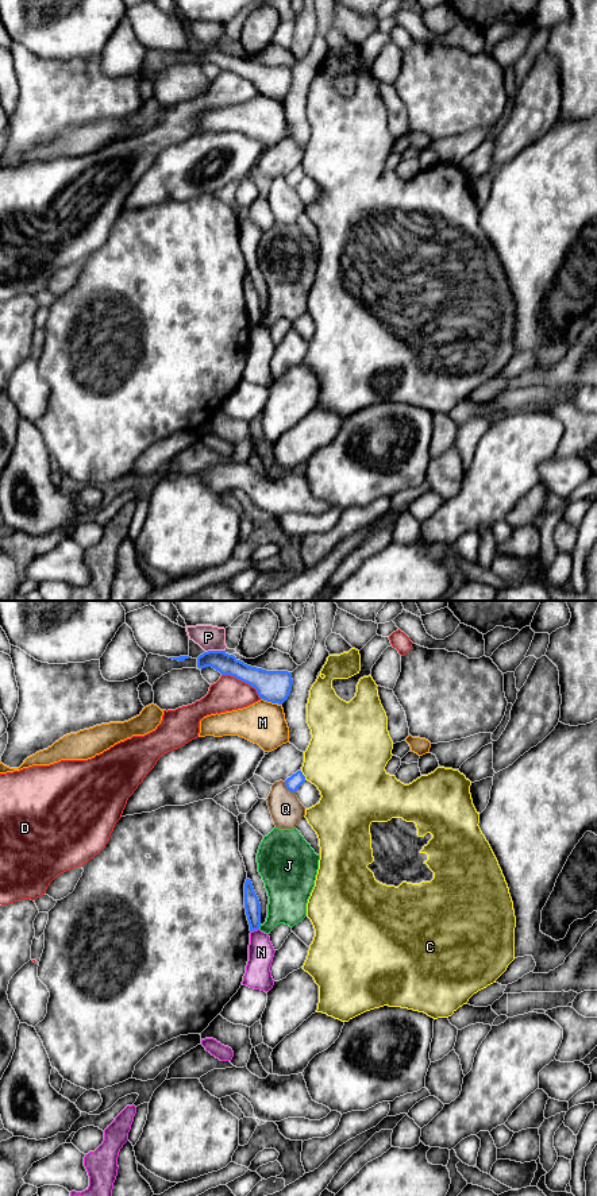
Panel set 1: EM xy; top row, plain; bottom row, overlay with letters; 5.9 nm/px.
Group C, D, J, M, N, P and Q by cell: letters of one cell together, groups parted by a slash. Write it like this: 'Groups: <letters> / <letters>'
Groups: C / D / J / M / N / P / Q

